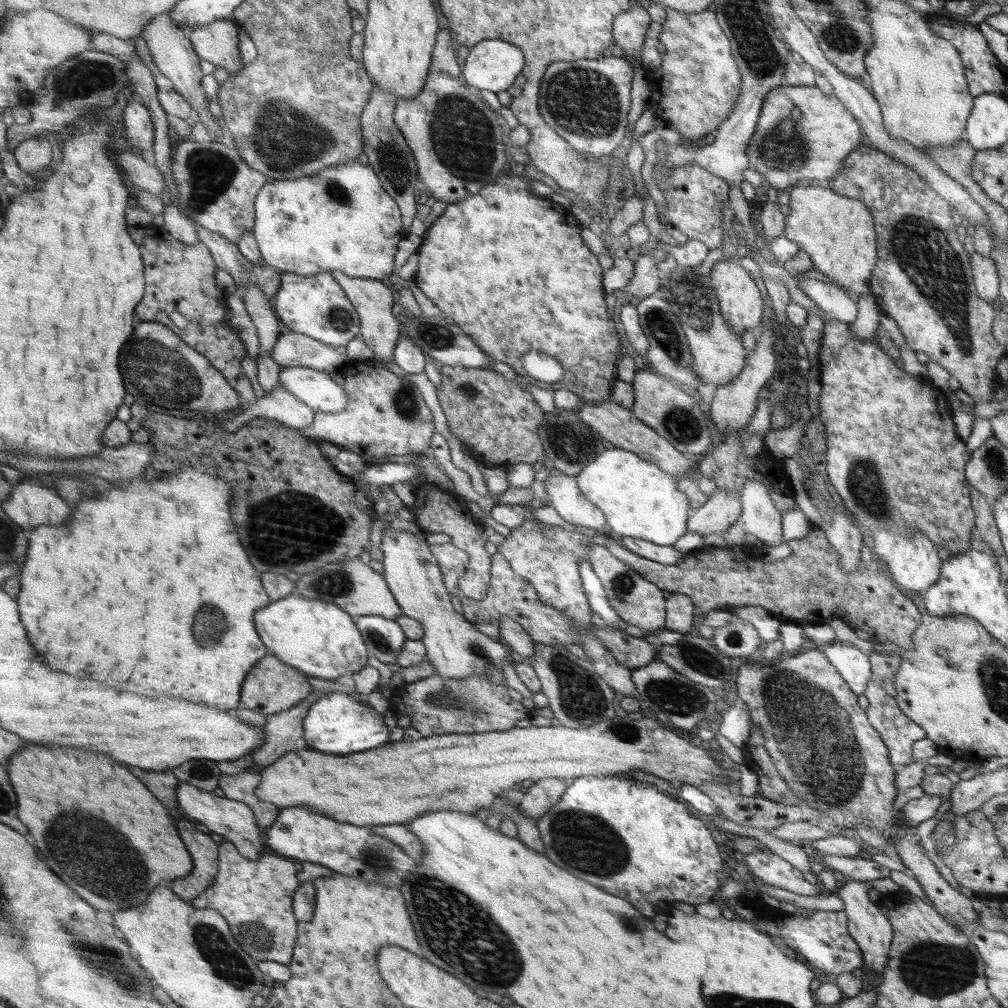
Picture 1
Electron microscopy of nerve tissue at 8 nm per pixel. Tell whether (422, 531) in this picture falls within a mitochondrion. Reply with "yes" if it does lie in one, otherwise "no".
no

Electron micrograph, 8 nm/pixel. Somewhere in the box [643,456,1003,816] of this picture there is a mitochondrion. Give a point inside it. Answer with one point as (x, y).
(816, 745)

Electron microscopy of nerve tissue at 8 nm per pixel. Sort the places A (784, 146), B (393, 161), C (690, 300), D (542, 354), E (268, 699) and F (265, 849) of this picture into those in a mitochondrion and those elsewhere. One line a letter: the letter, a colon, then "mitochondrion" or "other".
A: mitochondrion
B: mitochondrion
C: mitochondrion
D: other
E: other
F: other

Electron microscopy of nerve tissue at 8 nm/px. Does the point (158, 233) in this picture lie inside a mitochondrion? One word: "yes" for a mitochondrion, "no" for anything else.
no

